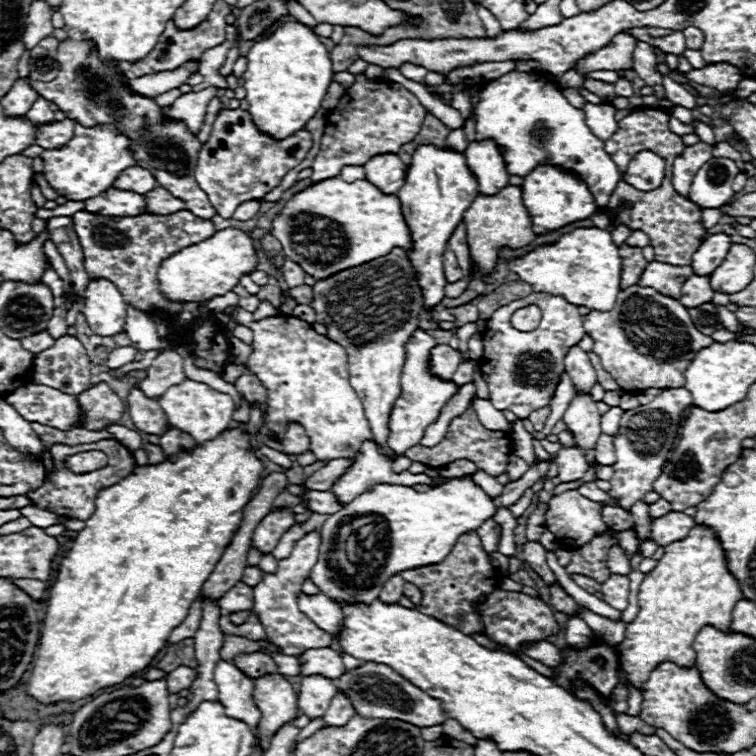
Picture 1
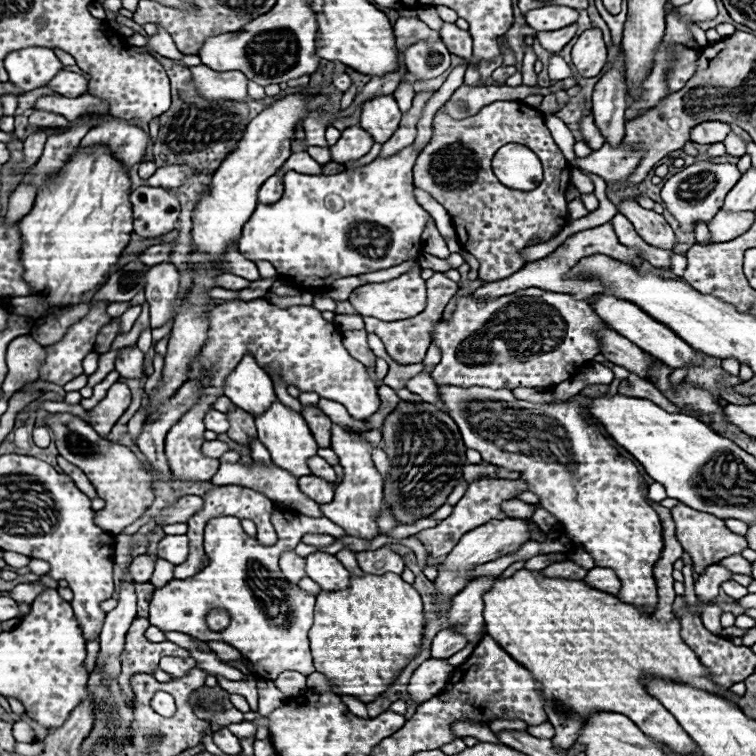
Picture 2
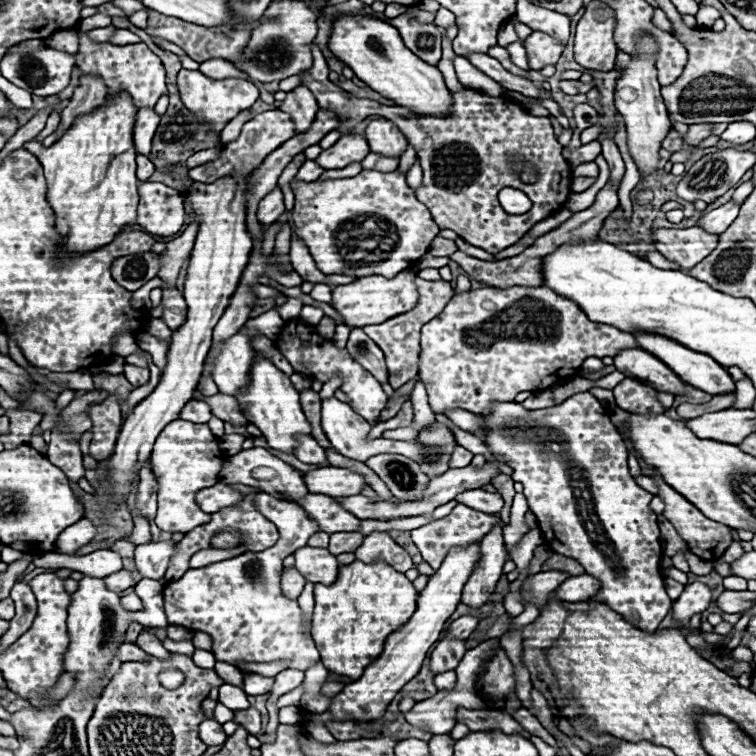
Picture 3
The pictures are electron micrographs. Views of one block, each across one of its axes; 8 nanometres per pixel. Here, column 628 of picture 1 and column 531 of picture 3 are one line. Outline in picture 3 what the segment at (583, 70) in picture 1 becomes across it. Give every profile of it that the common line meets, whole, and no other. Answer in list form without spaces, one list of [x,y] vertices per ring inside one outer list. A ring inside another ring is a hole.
[[[532,32],[526,38],[526,50],[528,50],[528,62],[532,70],[540,70],[546,64],[556,64],[560,58],[564,44],[558,42],[556,38],[550,38],[548,34],[542,32]]]

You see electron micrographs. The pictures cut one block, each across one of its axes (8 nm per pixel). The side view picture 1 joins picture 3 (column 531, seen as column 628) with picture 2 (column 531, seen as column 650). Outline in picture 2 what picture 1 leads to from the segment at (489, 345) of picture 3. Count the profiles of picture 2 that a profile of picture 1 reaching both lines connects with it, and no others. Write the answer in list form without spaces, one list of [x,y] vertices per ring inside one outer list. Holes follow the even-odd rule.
[[[528,288],[514,292],[510,296],[496,298],[494,302],[476,302],[472,296],[458,300],[454,316],[450,322],[440,320],[434,326],[432,342],[442,350],[442,360],[432,370],[436,384],[454,386],[488,386],[488,388],[546,388],[556,386],[574,376],[578,368],[594,360],[600,352],[600,342],[596,330],[606,326],[584,300],[574,300],[568,294],[544,292],[538,288]]]

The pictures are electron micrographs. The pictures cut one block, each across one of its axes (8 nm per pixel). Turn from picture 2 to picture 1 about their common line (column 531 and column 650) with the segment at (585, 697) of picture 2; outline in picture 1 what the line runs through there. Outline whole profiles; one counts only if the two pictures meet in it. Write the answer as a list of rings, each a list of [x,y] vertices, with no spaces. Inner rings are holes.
[[[696,524],[682,542],[666,546],[656,568],[650,570],[640,584],[640,612],[626,626],[626,638],[618,646],[620,664],[626,670],[628,680],[636,688],[642,688],[650,672],[666,660],[672,660],[678,666],[692,666],[696,660],[692,644],[700,628],[710,624],[718,630],[730,630],[732,608],[738,600],[742,600],[742,590],[728,570],[718,536],[712,528]]]

